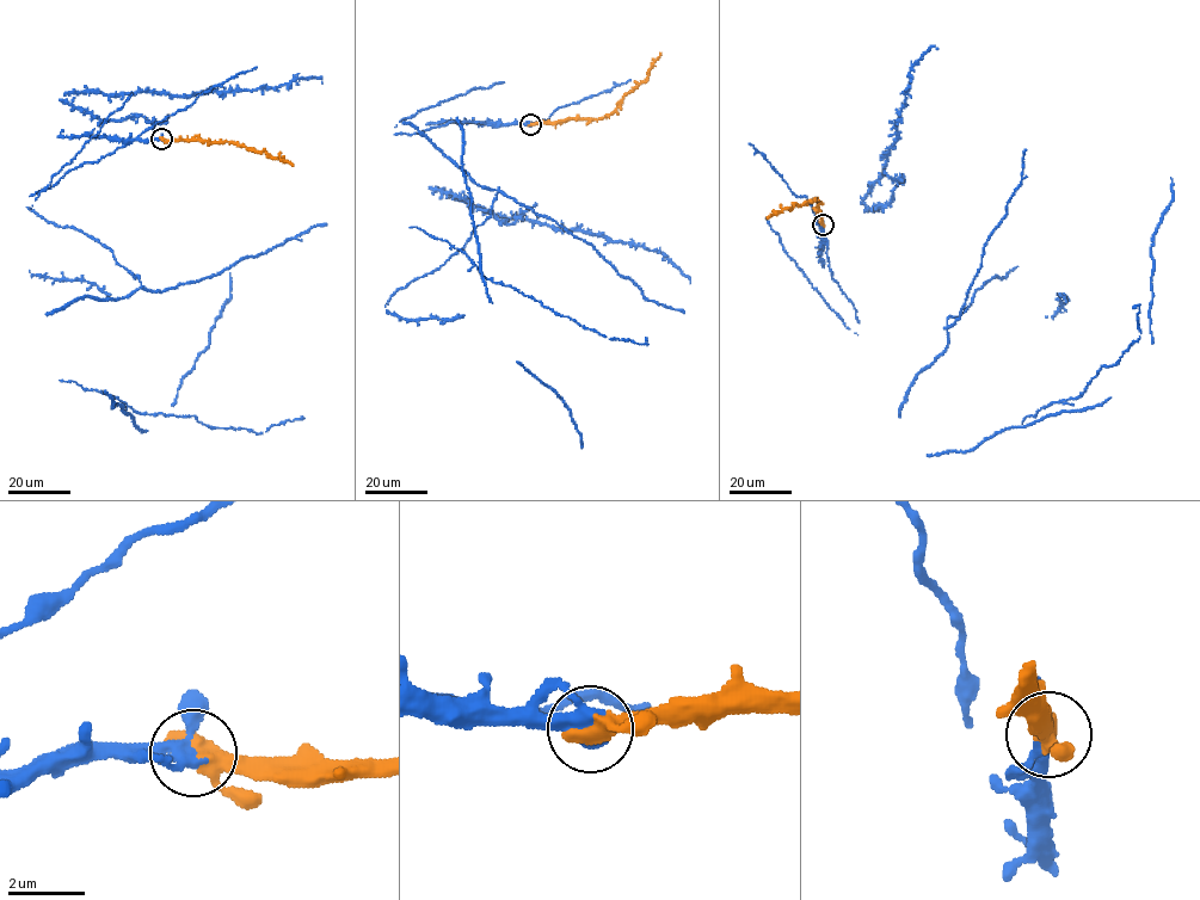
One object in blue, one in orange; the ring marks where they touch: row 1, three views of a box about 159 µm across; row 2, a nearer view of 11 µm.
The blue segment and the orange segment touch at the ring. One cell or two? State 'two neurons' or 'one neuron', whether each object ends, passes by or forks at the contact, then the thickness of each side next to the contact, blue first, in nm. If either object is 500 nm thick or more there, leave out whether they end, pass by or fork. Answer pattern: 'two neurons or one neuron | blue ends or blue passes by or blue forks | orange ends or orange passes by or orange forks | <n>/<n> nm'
one neuron | blue forks | orange passes by | 280/440 nm

